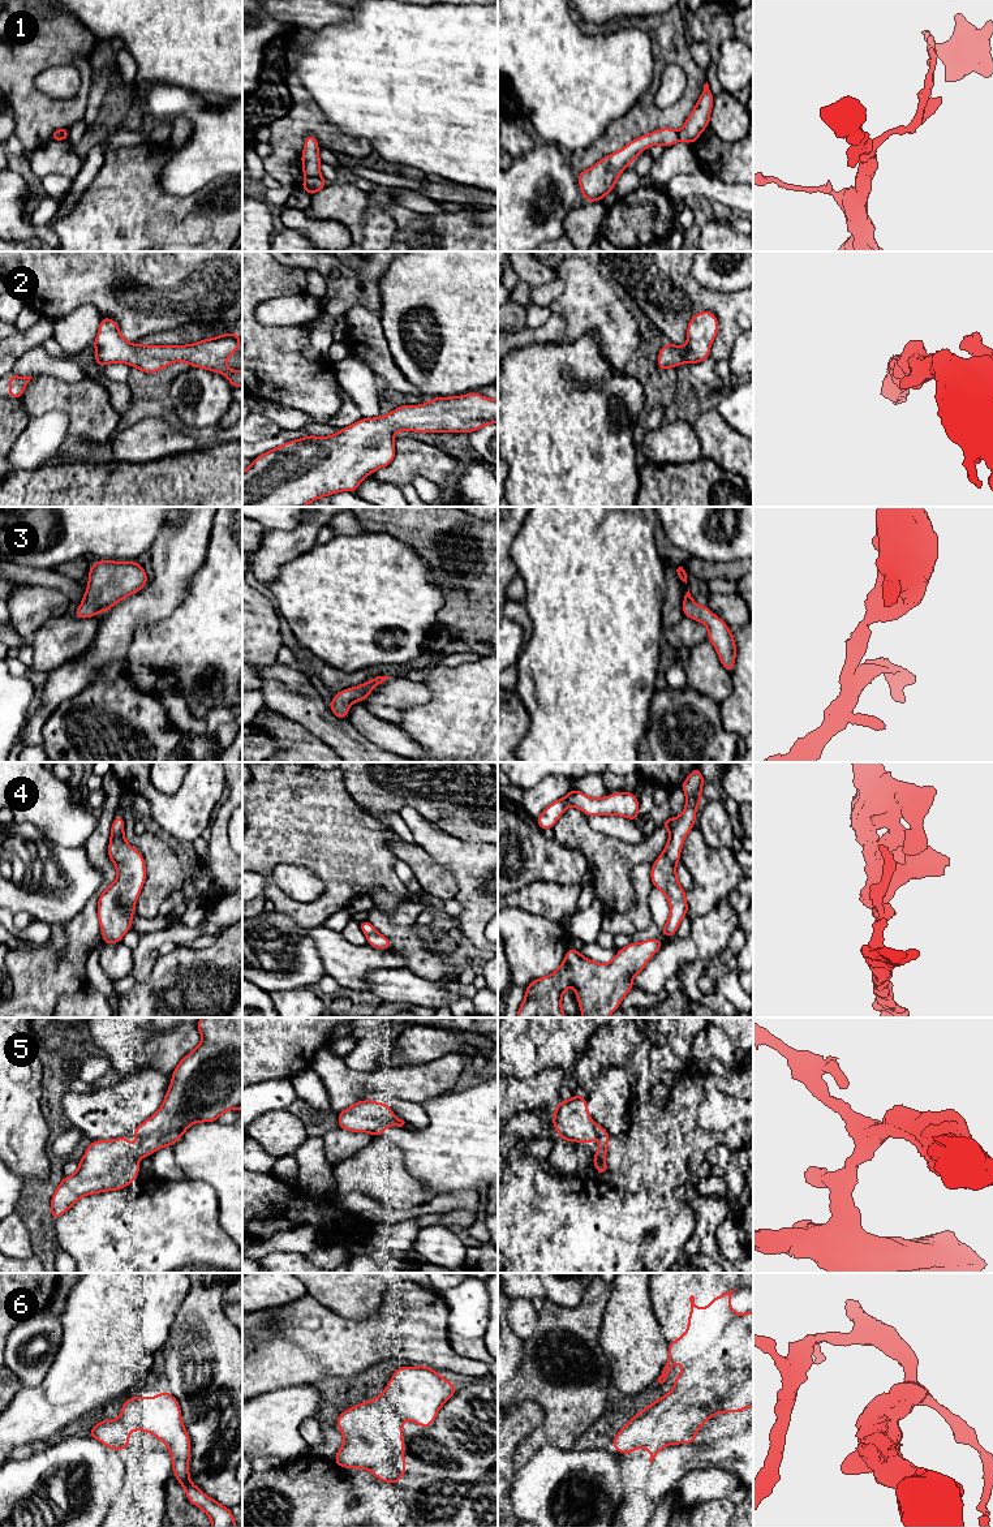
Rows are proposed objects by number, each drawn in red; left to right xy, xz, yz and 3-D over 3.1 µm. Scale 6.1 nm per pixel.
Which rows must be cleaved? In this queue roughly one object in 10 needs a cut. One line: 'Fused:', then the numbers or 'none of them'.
Fused: 1

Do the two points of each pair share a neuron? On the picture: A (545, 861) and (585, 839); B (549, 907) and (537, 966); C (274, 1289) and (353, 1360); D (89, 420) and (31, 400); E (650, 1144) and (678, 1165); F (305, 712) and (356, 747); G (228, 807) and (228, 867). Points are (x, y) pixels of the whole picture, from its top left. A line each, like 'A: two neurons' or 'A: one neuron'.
A: two neurons
B: two neurons
C: two neurons
D: one neuron
E: one neuron
F: one neuron
G: one neuron

